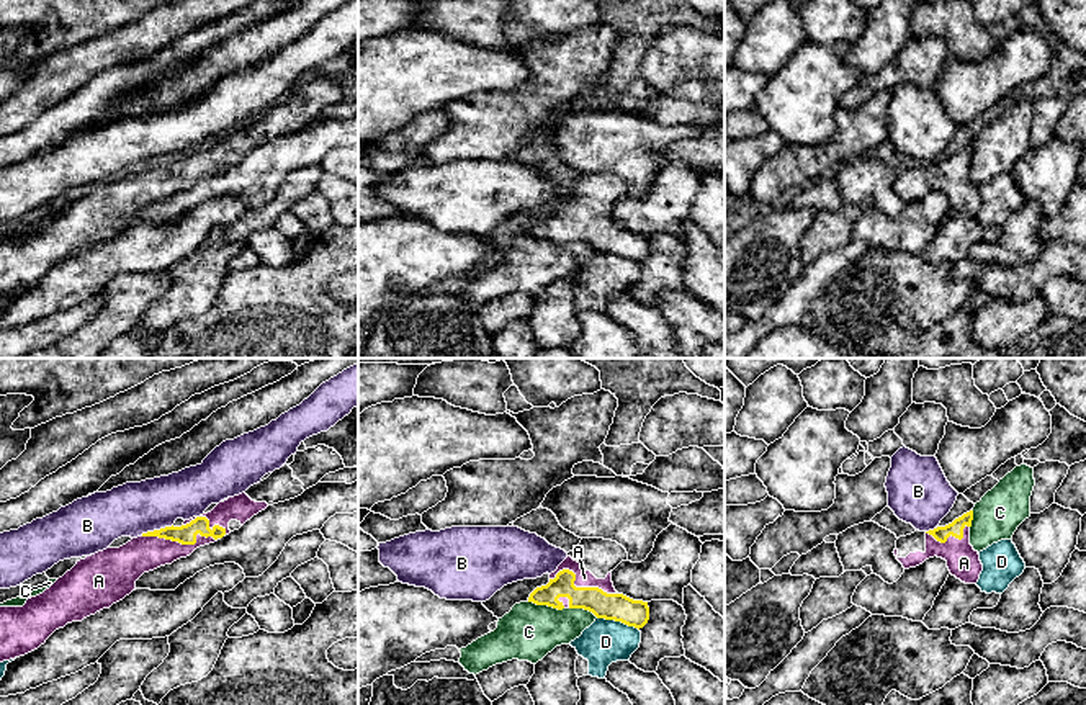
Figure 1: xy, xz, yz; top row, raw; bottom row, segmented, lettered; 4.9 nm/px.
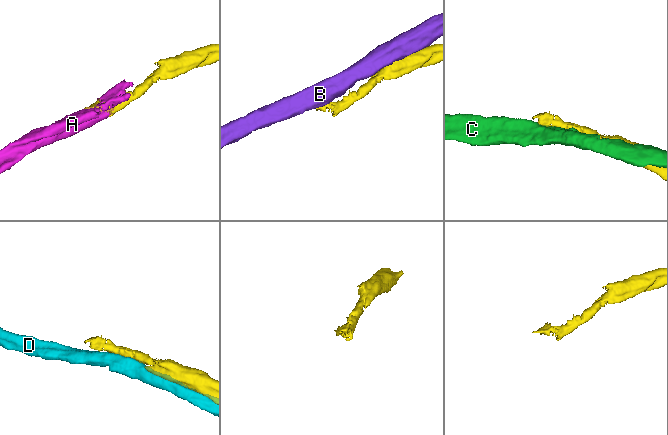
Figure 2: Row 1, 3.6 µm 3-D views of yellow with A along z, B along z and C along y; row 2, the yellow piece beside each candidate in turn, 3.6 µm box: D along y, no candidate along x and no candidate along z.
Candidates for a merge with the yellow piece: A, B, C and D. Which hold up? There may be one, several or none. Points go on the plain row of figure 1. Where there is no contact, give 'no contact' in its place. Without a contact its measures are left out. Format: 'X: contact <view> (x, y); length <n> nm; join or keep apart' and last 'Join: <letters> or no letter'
A: contact xy (183, 177); length 400 nm; join
B: contact xy (156, 164); length 170 nm; keep apart
C: contact xz (547, 237); length 180 nm; keep apart
D: contact xz (619, 254); length 220 nm; keep apart
Join: A

